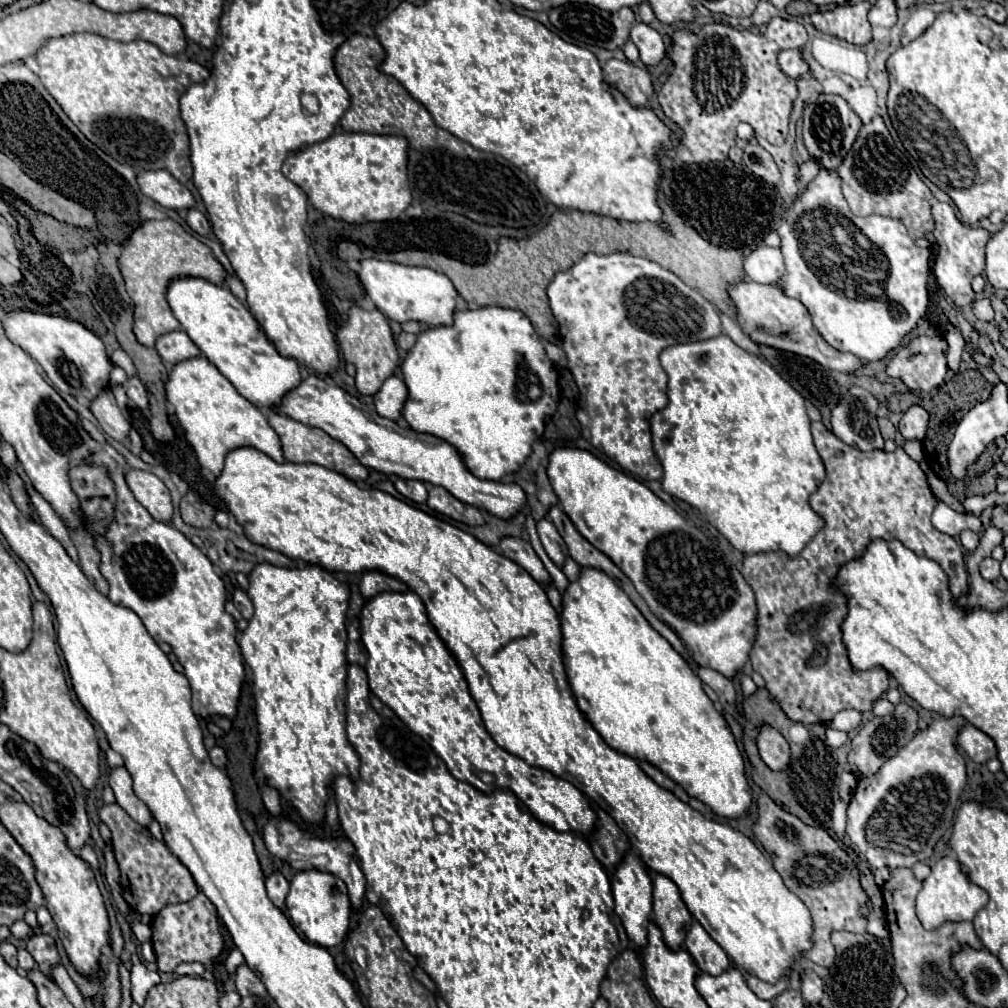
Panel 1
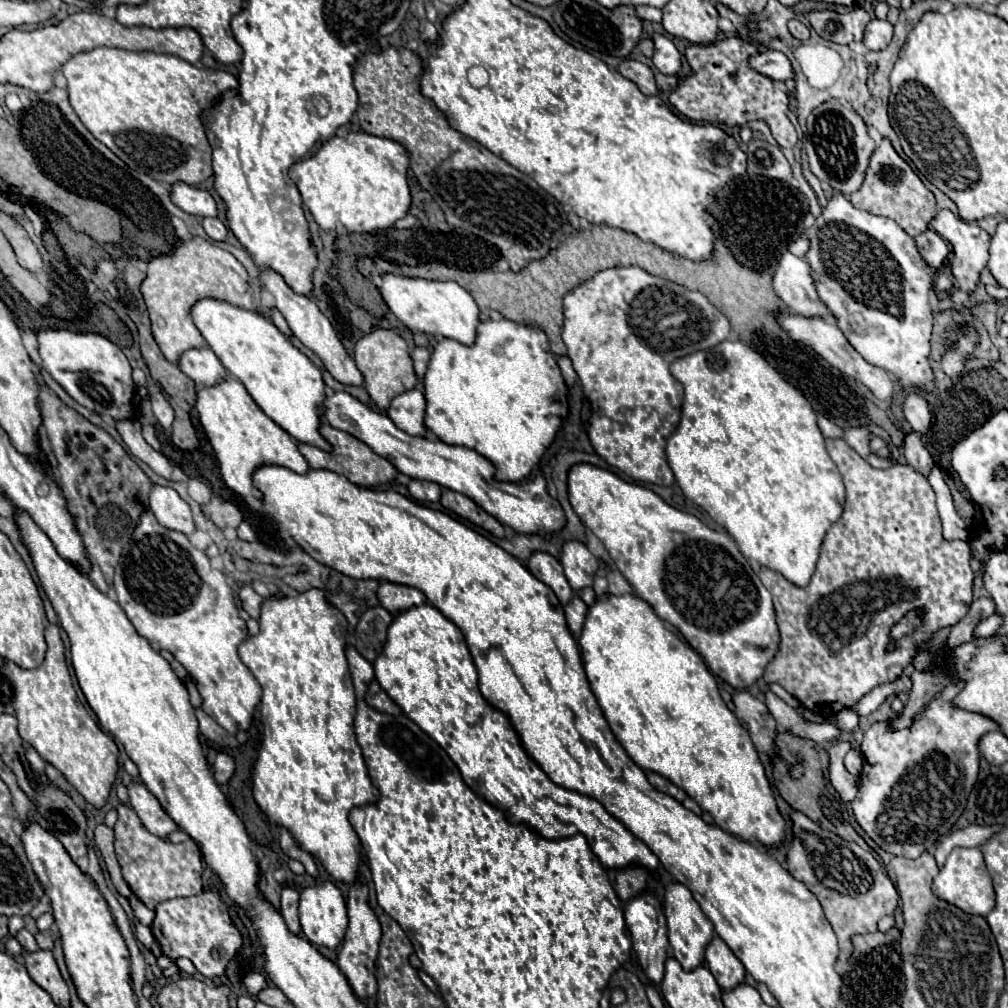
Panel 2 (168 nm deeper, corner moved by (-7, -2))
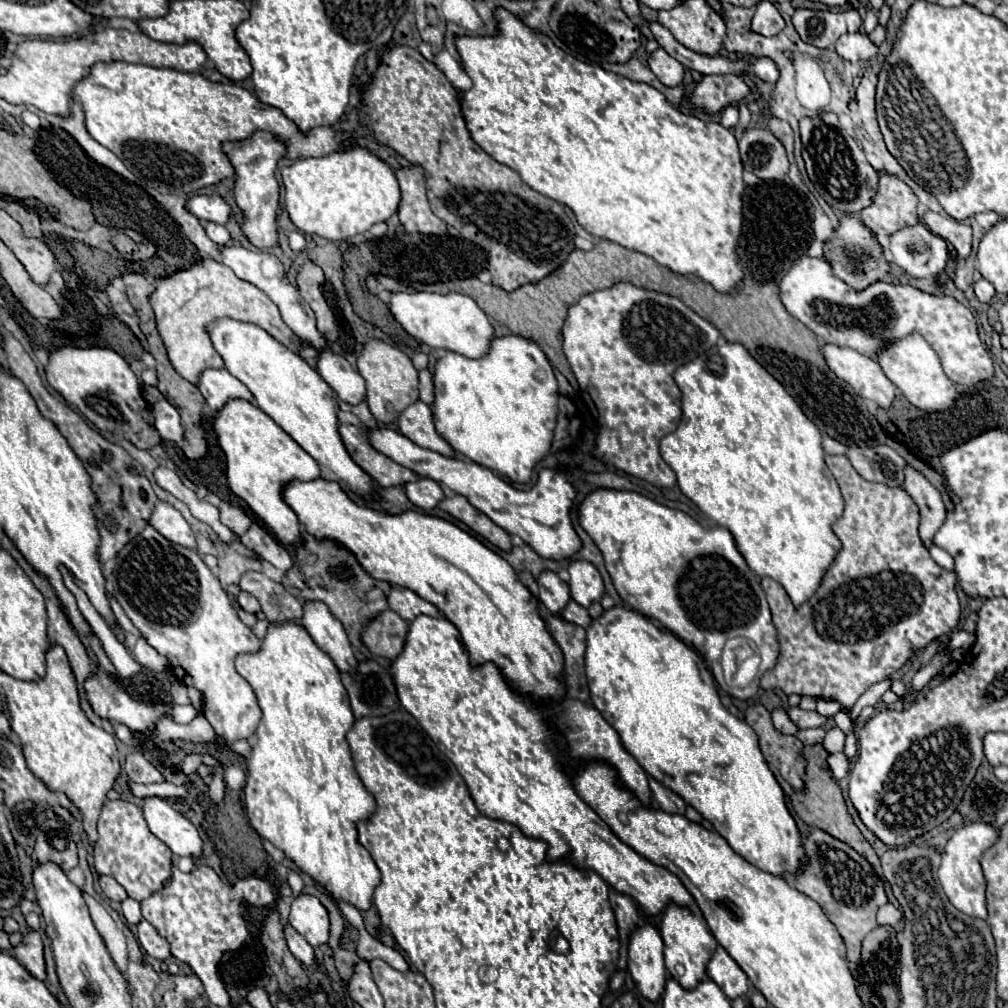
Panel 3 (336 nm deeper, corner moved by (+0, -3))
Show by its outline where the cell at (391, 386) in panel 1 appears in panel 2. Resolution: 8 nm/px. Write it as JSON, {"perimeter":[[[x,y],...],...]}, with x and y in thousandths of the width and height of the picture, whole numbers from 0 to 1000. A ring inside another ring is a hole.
{"perimeter":[[[407,386],[389,396],[383,412],[407,432],[421,432],[421,404],[421,390],[417,386]]]}

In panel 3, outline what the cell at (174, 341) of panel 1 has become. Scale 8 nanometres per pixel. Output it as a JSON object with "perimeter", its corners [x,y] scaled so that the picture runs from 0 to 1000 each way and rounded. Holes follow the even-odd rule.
{"perimeter":[[[211,365],[203,367],[199,371],[197,387],[199,387],[205,401],[211,407],[219,407],[231,395],[241,395],[241,397],[245,397],[249,401],[253,399],[247,385],[241,379],[237,379],[233,373],[229,373],[223,365],[219,365],[219,367],[211,367]]]}

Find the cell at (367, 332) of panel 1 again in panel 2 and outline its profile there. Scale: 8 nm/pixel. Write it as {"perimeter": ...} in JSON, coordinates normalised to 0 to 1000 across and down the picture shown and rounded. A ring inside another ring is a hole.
{"perimeter":[[[369,324],[365,332],[361,332],[353,342],[351,342],[351,360],[361,372],[361,384],[367,392],[367,396],[377,404],[385,406],[389,394],[409,386],[413,382],[413,370],[409,364],[409,356],[405,350],[403,338],[391,330],[389,326],[379,326],[379,324]]]}

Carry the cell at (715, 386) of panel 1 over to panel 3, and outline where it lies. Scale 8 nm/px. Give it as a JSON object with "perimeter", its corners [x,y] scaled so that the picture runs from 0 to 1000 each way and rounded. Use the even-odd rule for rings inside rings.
{"perimeter":[[[715,339],[715,341],[707,343],[705,347],[701,347],[695,353],[691,353],[689,357],[674,363],[672,369],[670,369],[670,379],[676,385],[676,391],[678,391],[676,393],[678,413],[676,413],[676,419],[674,419],[672,427],[666,429],[666,431],[662,431],[656,437],[656,452],[658,452],[658,456],[672,470],[672,478],[674,478],[676,488],[684,496],[688,496],[699,512],[703,512],[705,516],[709,516],[713,522],[719,522],[719,524],[725,526],[725,530],[727,530],[727,534],[729,534],[729,538],[733,542],[733,548],[741,556],[743,563],[751,571],[763,571],[763,573],[771,575],[781,585],[785,597],[789,601],[795,601],[814,581],[814,575],[816,575],[820,563],[826,560],[828,552],[834,546],[834,536],[828,532],[828,528],[826,528],[824,522],[836,510],[836,492],[832,488],[832,482],[830,482],[826,470],[822,468],[822,464],[820,464],[820,460],[816,456],[818,450],[816,450],[814,431],[811,429],[811,423],[797,411],[797,407],[793,405],[793,401],[779,389],[779,385],[753,359],[749,359],[745,355],[745,351],[735,341]]]}

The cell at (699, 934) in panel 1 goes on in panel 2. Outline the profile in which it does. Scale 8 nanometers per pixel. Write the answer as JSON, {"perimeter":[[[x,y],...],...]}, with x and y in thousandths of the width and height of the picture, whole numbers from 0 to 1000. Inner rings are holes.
{"perimeter":[[[708,928],[706,934],[700,938],[698,957],[702,957],[710,975],[716,981],[730,979],[734,973],[738,973],[738,967],[740,967],[738,957],[732,953],[732,949],[712,928]]]}

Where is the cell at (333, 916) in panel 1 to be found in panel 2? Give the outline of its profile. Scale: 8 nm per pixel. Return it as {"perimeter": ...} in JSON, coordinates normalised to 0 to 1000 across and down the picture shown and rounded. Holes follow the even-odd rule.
{"perimeter":[[[329,874],[304,880],[298,886],[298,918],[310,938],[331,941],[339,936],[345,922],[343,894]]]}

